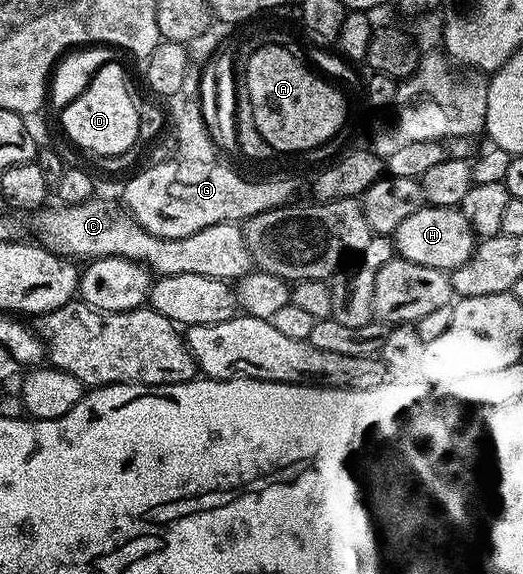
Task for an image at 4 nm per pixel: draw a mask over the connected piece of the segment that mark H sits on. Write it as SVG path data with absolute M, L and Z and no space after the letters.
M424 206L410 214L396 226L392 233L397 255L408 262L416 262L420 266L432 266L443 270L453 270L464 266L474 257L476 247L476 231L461 207L436 208Z

